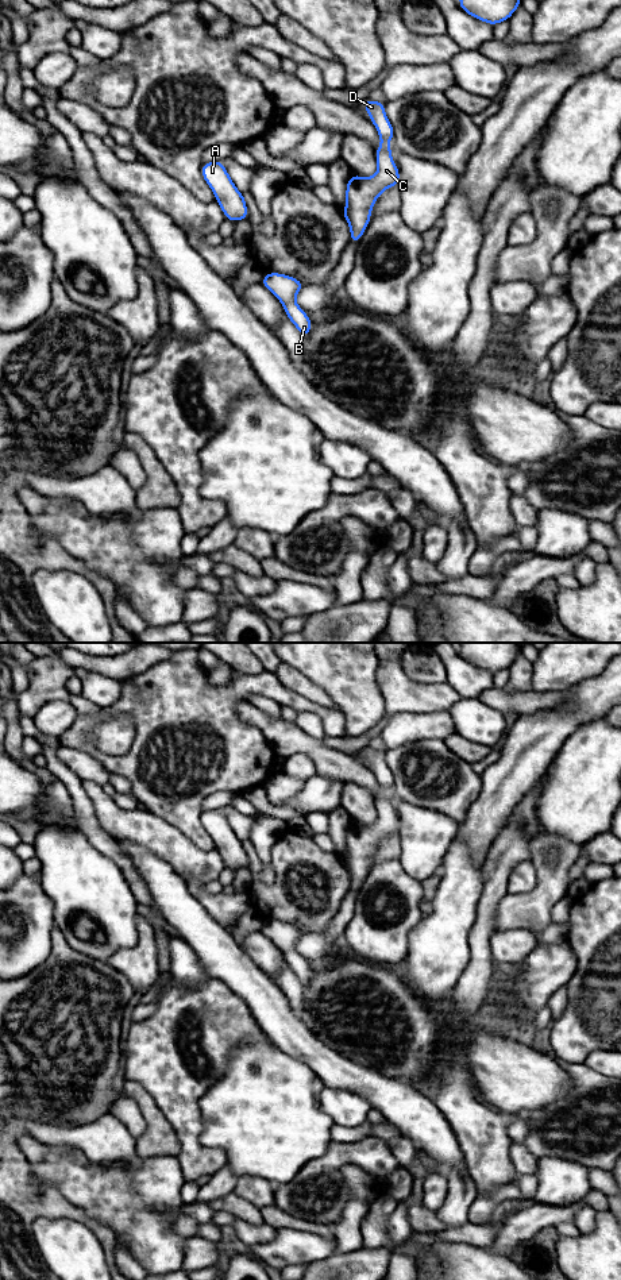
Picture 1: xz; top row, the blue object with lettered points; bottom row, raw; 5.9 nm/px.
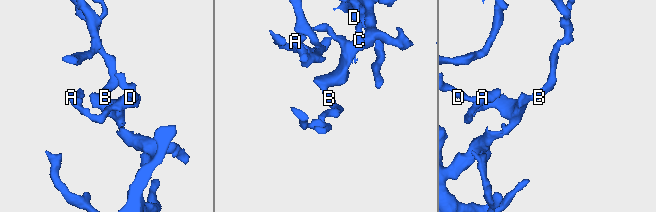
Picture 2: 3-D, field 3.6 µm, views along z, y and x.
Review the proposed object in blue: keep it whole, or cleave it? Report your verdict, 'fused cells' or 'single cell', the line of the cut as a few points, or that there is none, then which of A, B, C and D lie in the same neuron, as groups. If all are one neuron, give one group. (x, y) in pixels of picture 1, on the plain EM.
single cell; no cut; A B C D

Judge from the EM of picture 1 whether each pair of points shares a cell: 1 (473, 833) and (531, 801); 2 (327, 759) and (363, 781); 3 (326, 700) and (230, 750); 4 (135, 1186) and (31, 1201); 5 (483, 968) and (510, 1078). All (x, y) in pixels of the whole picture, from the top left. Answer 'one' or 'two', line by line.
1: one
2: one
3: two
4: two
5: two

